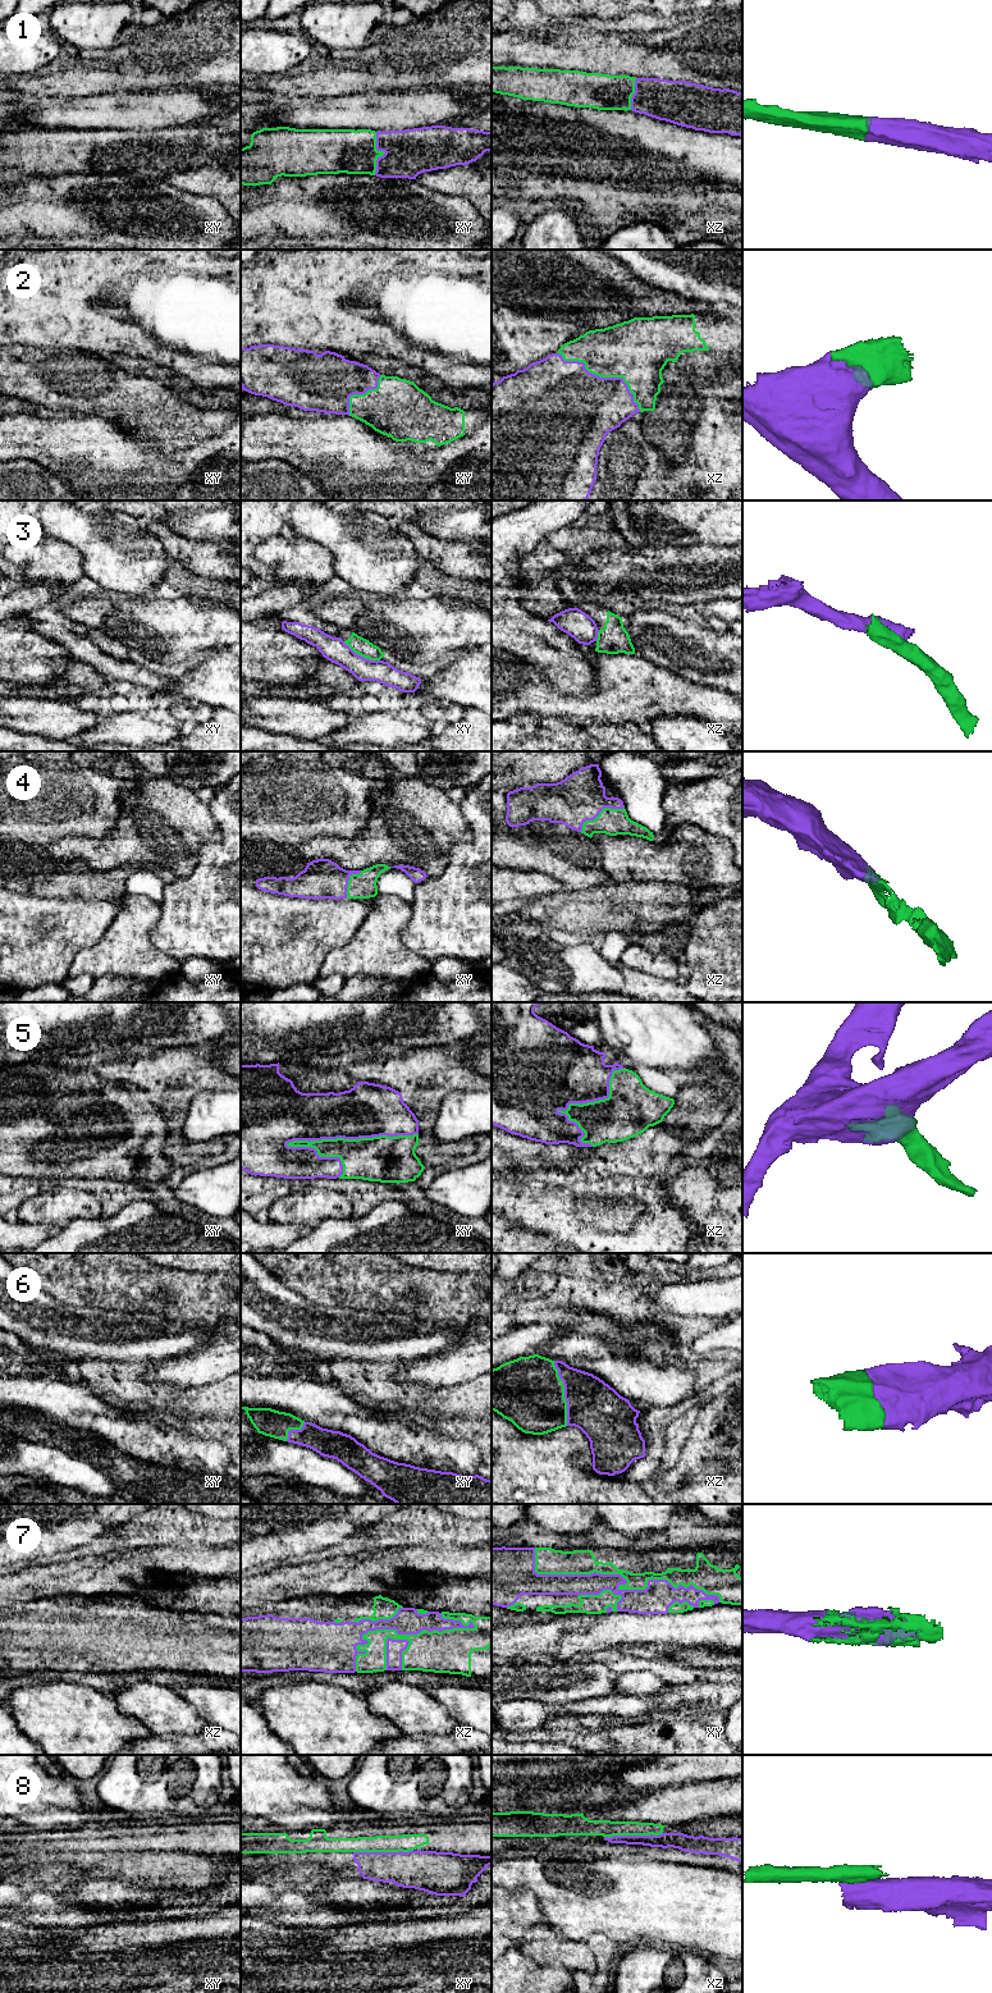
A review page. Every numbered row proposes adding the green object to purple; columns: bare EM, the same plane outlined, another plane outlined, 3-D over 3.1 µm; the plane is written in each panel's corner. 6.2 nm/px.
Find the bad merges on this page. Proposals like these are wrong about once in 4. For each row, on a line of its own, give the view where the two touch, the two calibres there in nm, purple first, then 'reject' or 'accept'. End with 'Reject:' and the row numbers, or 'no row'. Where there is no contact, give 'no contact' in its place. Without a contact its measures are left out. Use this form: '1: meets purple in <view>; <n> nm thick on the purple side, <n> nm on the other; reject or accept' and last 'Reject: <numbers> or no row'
1: meets purple in xy; 300 nm thick on the purple side, 280 nm on the other; accept
2: meets purple in xz; 480 nm thick on the purple side, 380 nm on the other; accept
3: meets purple in xy; 150 nm thick on the purple side, 110 nm on the other; reject
4: meets purple in xz; 300 nm thick on the purple side, 170 nm on the other; accept
5: meets purple in xy; 340 nm thick on the purple side, 300 nm on the other; accept
6: meets purple in xz; 320 nm thick on the purple side, 440 nm on the other; accept
7: meets purple in xy; 190 nm thick on the purple side, 110 nm on the other; accept
8: meets purple in xy; 240 nm thick on the purple side, 110 nm on the other; reject
Reject: 3, 8

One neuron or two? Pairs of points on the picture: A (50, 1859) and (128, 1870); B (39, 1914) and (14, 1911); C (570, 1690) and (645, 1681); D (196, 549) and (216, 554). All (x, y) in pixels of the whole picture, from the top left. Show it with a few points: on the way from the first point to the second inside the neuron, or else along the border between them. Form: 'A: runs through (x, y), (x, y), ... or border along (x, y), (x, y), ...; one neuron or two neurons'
A: runs through (69, 1857), (109, 1865); one neuron
B: runs through (32, 1911), (21, 1911); one neuron
C: runs through (589, 1681), (611, 1681), (613, 1678), (626, 1681); one neuron
D: runs through (201, 554), (211, 554); one neuron

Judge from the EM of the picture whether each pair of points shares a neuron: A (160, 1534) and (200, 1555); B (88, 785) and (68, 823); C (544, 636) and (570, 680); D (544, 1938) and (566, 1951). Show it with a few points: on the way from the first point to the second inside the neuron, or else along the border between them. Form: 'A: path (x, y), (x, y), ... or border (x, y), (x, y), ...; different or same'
A: border (216, 1545), (156, 1549); different
B: path (85, 794), (68, 810), (68, 814); same
C: path (547, 647), (568, 670); same
D: path (549, 1943), (561, 1951); same

